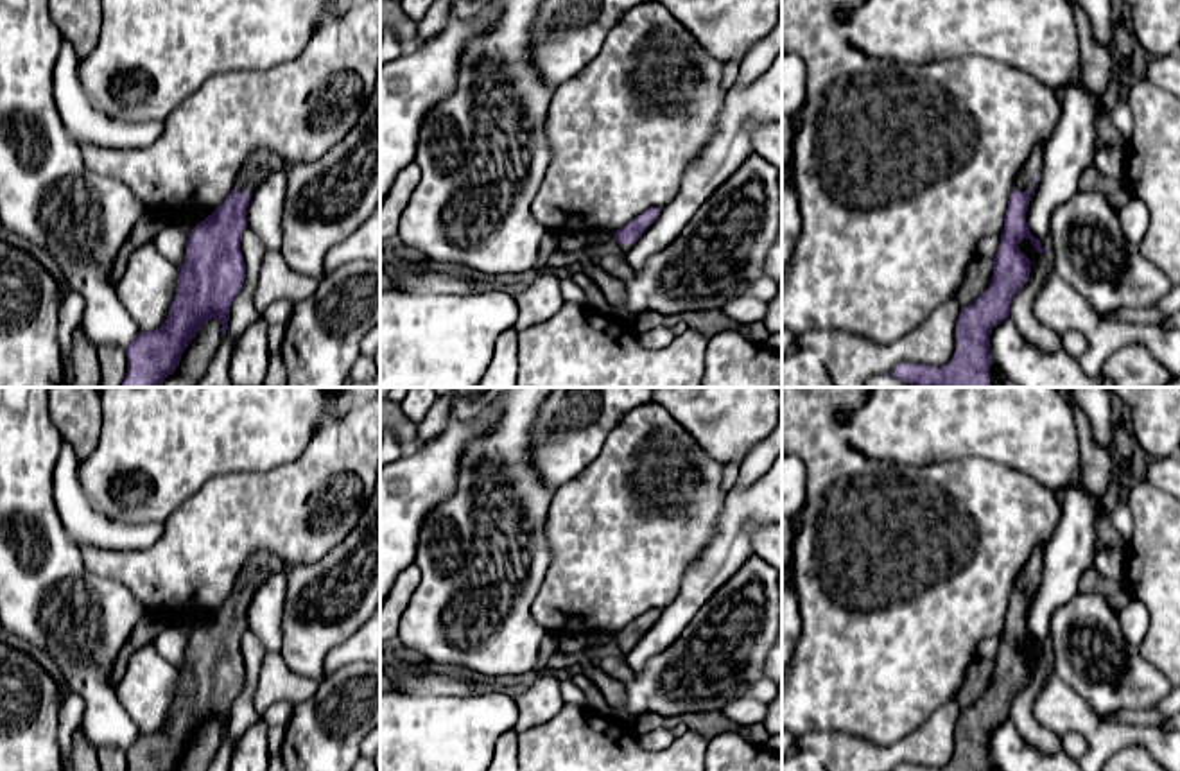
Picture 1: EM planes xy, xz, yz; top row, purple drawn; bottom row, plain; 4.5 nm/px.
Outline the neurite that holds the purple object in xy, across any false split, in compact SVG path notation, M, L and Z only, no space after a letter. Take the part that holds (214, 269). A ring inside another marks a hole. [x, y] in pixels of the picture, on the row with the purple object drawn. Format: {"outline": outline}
{"outline": "M269 149L255 151L226 201L192 230L185 264L178 267L170 312L160 328L140 332L126 348L127 373L122 387L161 387L179 366L188 342L210 319L217 319L226 334L231 301L246 278L240 240L251 192L273 170L283 170L283 160Z"}

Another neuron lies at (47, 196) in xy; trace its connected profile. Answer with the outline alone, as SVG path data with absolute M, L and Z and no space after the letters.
M0 0L0 219L5 230L45 249L65 289L84 299L90 342L126 350L140 328L120 303L109 271L143 206L126 183L91 176L81 143L66 131L54 100L61 41L48 0Z

